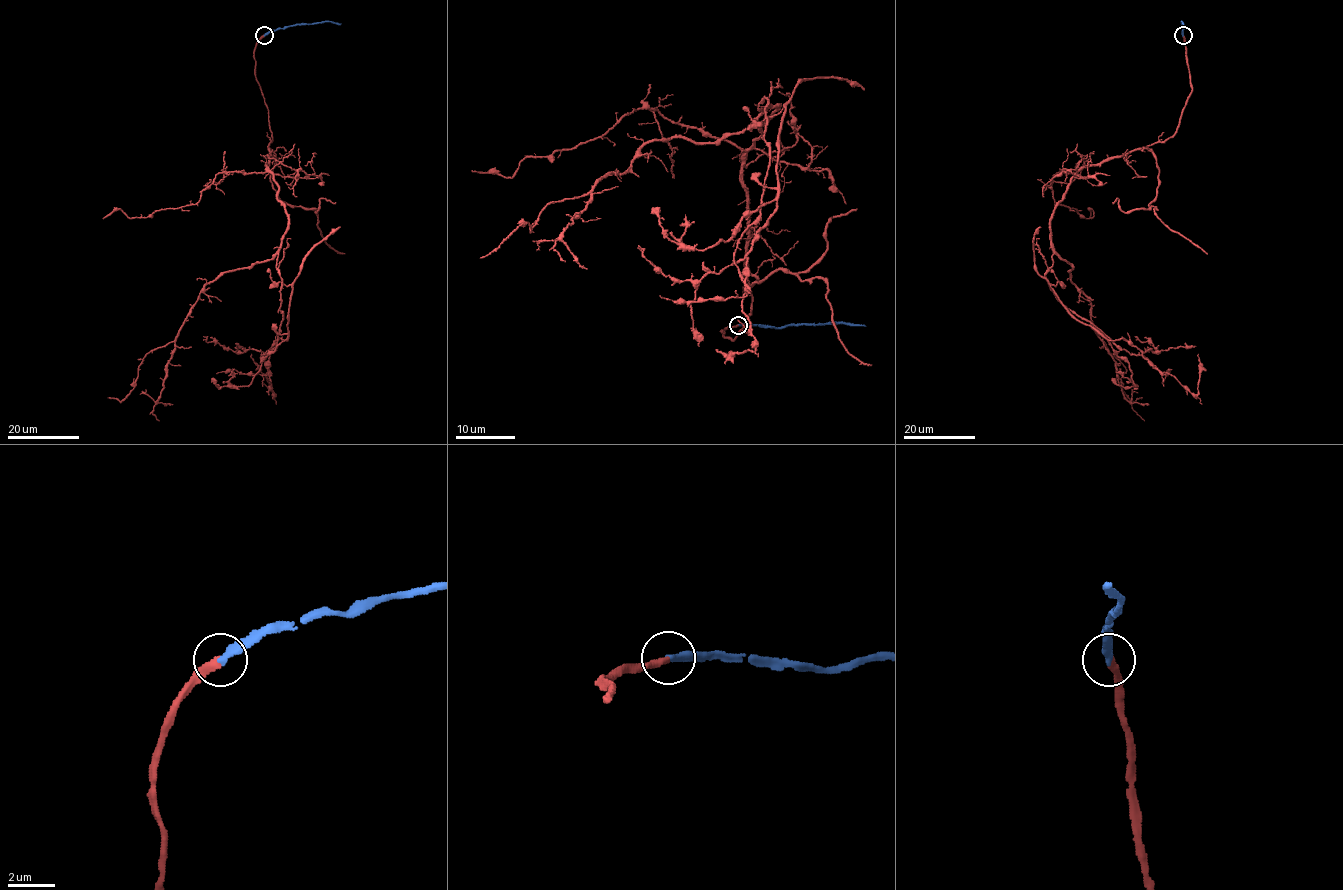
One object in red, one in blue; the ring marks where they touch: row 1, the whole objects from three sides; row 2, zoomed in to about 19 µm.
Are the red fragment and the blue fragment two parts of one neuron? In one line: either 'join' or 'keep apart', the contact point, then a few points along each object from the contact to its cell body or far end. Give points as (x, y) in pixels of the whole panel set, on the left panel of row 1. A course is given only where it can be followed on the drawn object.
join; place (264, 35); course red (264, 36), (266, 169), (288, 220), (265, 361), (288, 339), (303, 259), (340, 227); course blue (264, 35), (296, 24), (341, 23)

